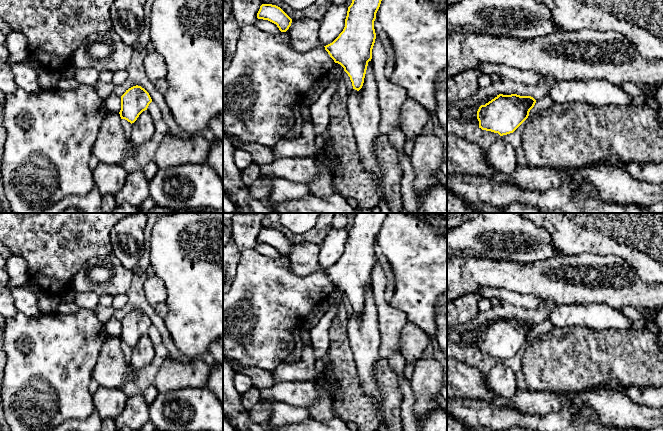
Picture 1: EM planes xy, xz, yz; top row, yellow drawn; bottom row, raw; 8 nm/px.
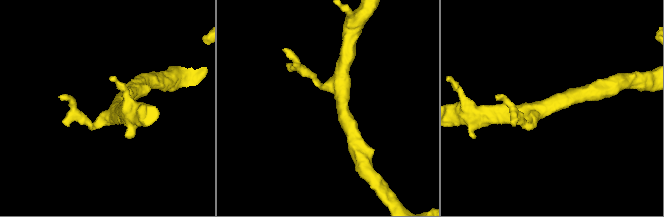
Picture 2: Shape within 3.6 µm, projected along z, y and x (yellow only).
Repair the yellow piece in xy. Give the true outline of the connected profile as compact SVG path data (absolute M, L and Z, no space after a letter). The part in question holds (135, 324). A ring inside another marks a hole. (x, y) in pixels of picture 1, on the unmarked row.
M133 310L126 314L121 320L121 343L125 343L131 348L134 347L139 339L147 334L152 323L149 317L141 310Z

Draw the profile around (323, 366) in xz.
M328 355L315 361L317 371L316 382L324 388L331 397L336 393L336 385L331 377L331 361Z

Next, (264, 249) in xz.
M258 243L255 247L255 250L261 255L264 255L271 259L276 259L281 256L276 248L268 244Z

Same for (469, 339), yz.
M492 318L488 320L487 322L479 325L478 327L474 328L471 331L466 332L462 337L461 341L462 343L469 349L472 349L474 351L479 352L479 345L477 343L477 335L481 329L485 329L495 321L497 321L499 318Z

